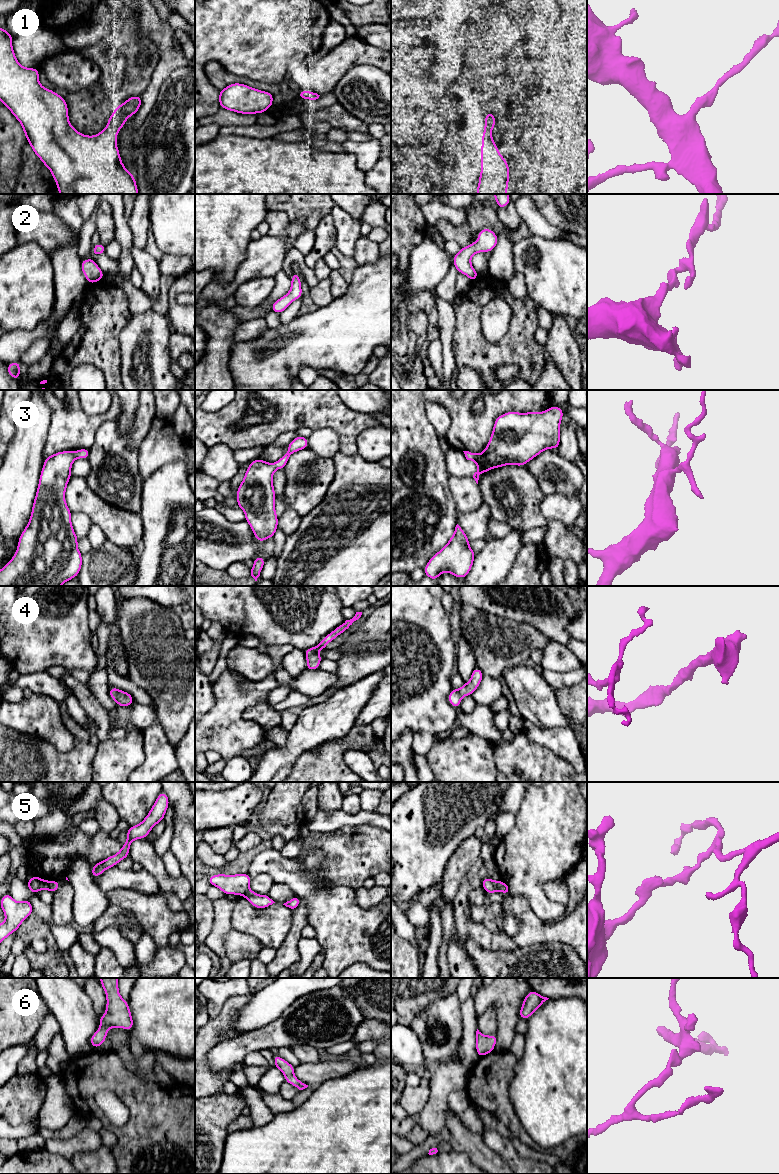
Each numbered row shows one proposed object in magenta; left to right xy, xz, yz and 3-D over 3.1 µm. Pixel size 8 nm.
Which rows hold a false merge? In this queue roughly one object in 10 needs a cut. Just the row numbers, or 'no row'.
5

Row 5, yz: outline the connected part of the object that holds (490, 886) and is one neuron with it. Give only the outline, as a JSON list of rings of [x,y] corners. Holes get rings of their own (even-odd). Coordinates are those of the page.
[[[485,877],[482,880],[482,887],[487,894],[498,892],[501,887],[501,880],[494,881],[488,877]]]

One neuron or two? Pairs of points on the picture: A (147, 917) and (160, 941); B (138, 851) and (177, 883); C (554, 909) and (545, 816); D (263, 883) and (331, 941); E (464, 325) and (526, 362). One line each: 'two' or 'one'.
A: one
B: one
C: one
D: two
E: one

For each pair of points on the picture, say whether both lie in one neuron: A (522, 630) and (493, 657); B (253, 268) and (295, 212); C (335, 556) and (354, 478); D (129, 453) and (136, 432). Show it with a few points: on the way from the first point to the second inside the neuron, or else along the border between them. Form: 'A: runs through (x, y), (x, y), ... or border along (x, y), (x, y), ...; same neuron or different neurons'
A: runs through (515, 635), (500, 650); same neuron
B: border along (291, 220), (300, 221), (307, 228); different neurons
C: runs through (354, 537), (354, 497); same neuron
D: runs through (129, 448), (129, 443), (134, 437); same neuron

